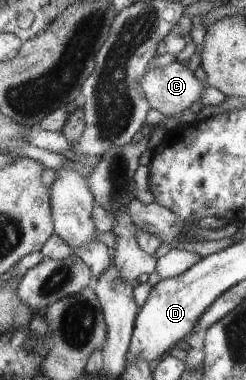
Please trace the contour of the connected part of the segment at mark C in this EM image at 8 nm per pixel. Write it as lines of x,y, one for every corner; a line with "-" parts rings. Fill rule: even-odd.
180,61
148,68
141,85
151,108
172,119
188,111
205,89
194,72

